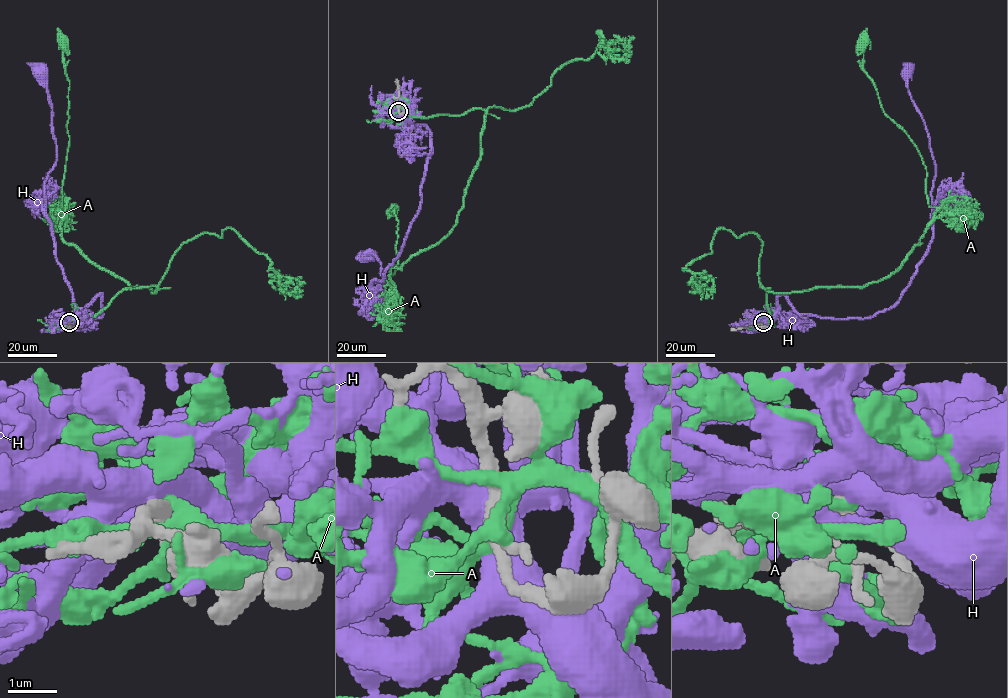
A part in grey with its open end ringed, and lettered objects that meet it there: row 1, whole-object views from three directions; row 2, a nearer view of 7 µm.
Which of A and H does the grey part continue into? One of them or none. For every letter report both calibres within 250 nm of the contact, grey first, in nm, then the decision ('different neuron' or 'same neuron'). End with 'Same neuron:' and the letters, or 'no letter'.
A: 300/190 nm | different neuron
H: 300/550 nm | same neuron
Same neuron: H

